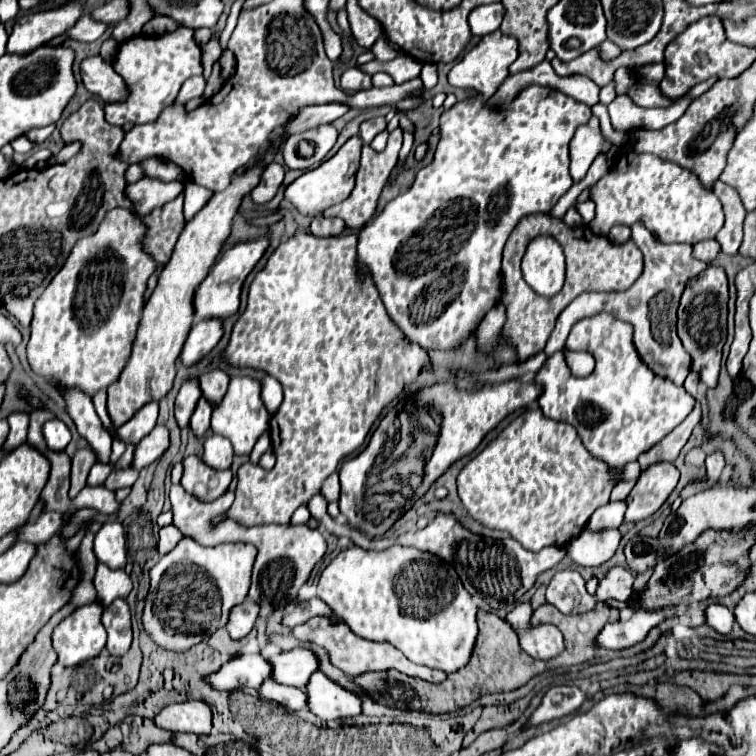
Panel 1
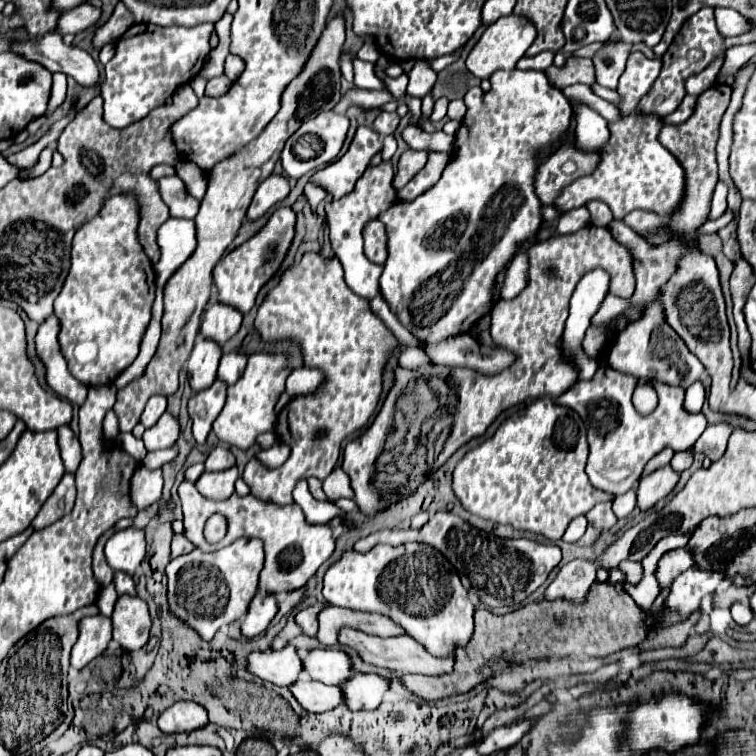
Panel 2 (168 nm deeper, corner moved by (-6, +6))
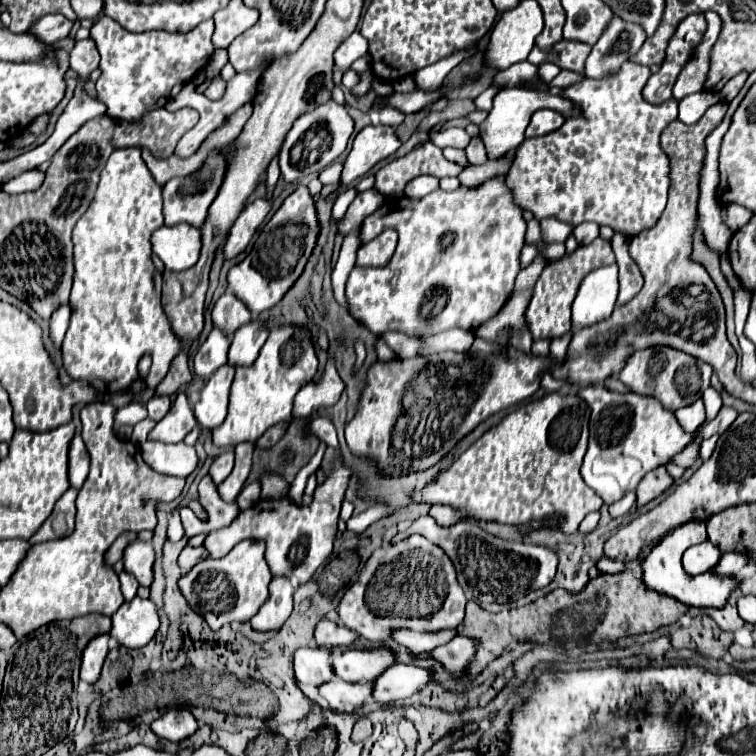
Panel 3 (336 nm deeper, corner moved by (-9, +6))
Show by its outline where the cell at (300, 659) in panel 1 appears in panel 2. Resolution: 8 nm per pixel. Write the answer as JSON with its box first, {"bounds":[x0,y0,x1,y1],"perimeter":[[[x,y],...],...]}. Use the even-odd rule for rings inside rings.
{"bounds":[301,649,351,685],"perimeter":[[[311,649],[301,663],[311,679],[325,685],[341,685],[351,677],[351,661],[341,649]]]}

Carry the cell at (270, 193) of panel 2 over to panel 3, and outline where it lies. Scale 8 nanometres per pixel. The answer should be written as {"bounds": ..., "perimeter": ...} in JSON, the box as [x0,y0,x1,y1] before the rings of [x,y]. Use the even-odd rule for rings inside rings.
{"bounds":[222,199,270,259],"perimeter":[[[256,199],[250,205],[246,205],[246,209],[240,213],[240,217],[230,227],[228,239],[222,247],[224,259],[234,259],[248,247],[252,235],[256,233],[258,225],[264,221],[268,211],[270,211],[270,203],[266,199]]]}

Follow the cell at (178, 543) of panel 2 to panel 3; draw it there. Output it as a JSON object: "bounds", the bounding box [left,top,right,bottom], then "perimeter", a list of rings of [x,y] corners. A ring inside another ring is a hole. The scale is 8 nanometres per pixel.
{"bounds":[178,547,208,573],"perimeter":[[[184,547],[184,551],[180,553],[178,565],[184,573],[188,573],[188,569],[192,569],[192,565],[198,565],[200,561],[204,561],[208,557],[208,551],[204,547]]]}

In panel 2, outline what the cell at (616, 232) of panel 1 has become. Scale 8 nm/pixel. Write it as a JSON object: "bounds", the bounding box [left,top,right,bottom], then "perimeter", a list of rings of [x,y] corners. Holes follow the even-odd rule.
{"bounds":[697,211,733,235],"perimeter":[[[725,211],[725,215],[721,215],[719,219],[715,219],[715,221],[707,221],[705,225],[701,225],[699,229],[697,229],[697,233],[699,235],[703,235],[703,233],[717,233],[721,227],[725,227],[729,221],[733,219],[733,215],[729,213],[729,211]]]}

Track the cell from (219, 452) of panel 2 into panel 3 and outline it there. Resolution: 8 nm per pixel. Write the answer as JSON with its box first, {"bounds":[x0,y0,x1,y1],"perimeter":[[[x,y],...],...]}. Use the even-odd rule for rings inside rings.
{"bounds":[210,451,234,485],"perimeter":[[[228,451],[228,453],[222,453],[220,457],[216,457],[212,461],[212,467],[210,467],[210,477],[214,479],[216,485],[220,485],[220,481],[224,481],[228,477],[228,473],[232,473],[232,467],[234,467],[234,453]]]}

